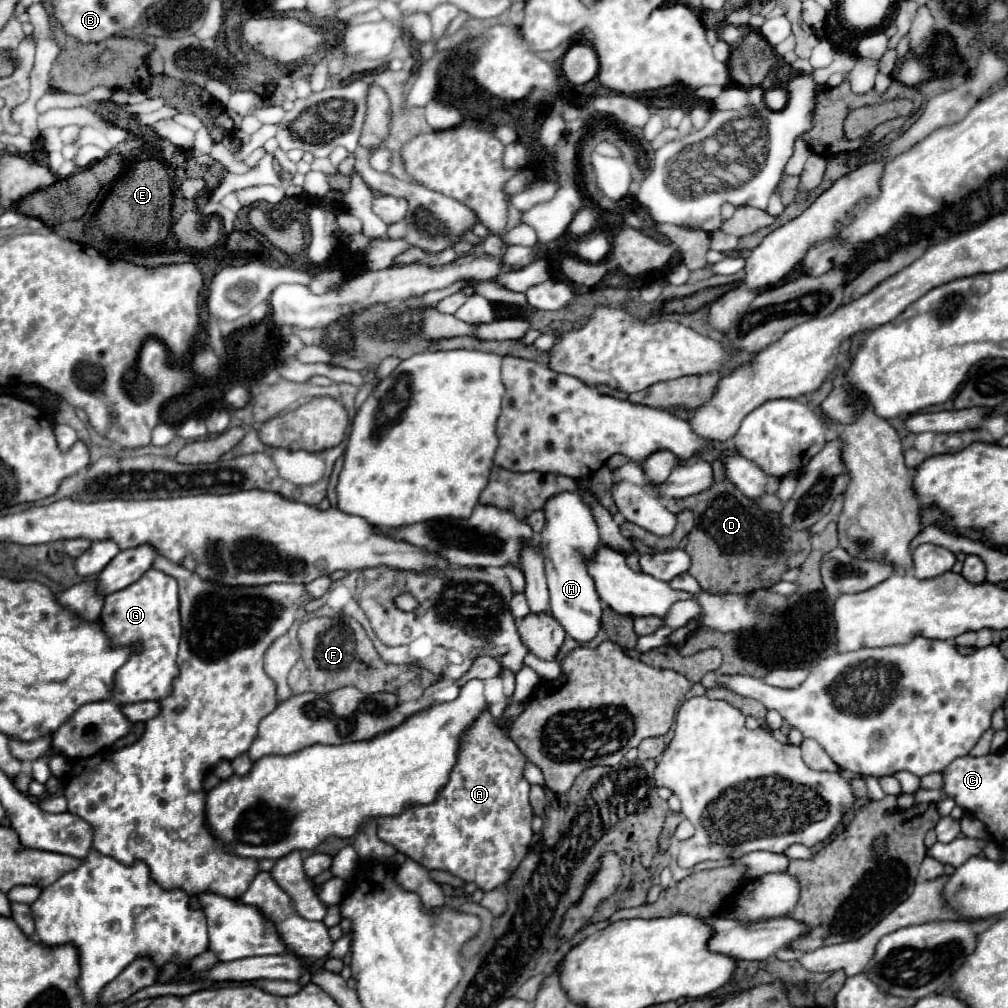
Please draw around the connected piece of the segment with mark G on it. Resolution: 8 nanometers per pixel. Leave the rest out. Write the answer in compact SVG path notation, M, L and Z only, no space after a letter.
M147 570L139 582L105 596L105 606L99 622L113 646L143 646L141 652L135 652L129 662L117 672L115 678L115 694L113 700L117 704L159 700L171 692L171 682L177 674L177 646L181 638L181 622L179 622L179 594L175 578L163 574L161 570Z

